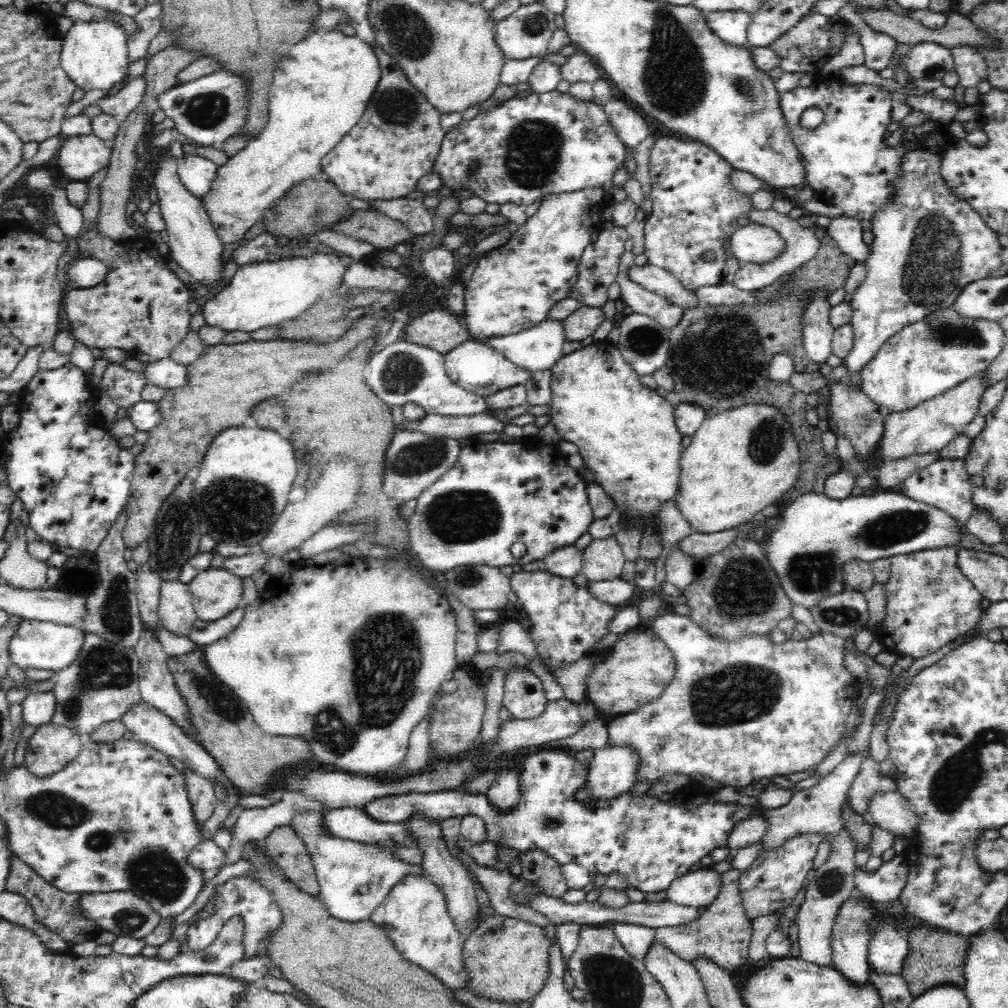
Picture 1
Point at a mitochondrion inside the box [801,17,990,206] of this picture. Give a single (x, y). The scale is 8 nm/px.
(933, 67)

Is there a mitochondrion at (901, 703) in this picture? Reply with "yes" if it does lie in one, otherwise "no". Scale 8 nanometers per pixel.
no

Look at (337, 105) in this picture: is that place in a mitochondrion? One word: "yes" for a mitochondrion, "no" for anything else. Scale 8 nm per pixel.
no

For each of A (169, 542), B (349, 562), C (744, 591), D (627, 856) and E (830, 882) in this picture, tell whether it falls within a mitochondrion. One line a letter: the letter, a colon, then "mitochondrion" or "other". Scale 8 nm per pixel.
A: mitochondrion
B: other
C: mitochondrion
D: other
E: mitochondrion

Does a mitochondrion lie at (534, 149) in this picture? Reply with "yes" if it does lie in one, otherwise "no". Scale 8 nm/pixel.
yes

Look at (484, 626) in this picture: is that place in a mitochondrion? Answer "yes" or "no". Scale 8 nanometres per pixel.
no

